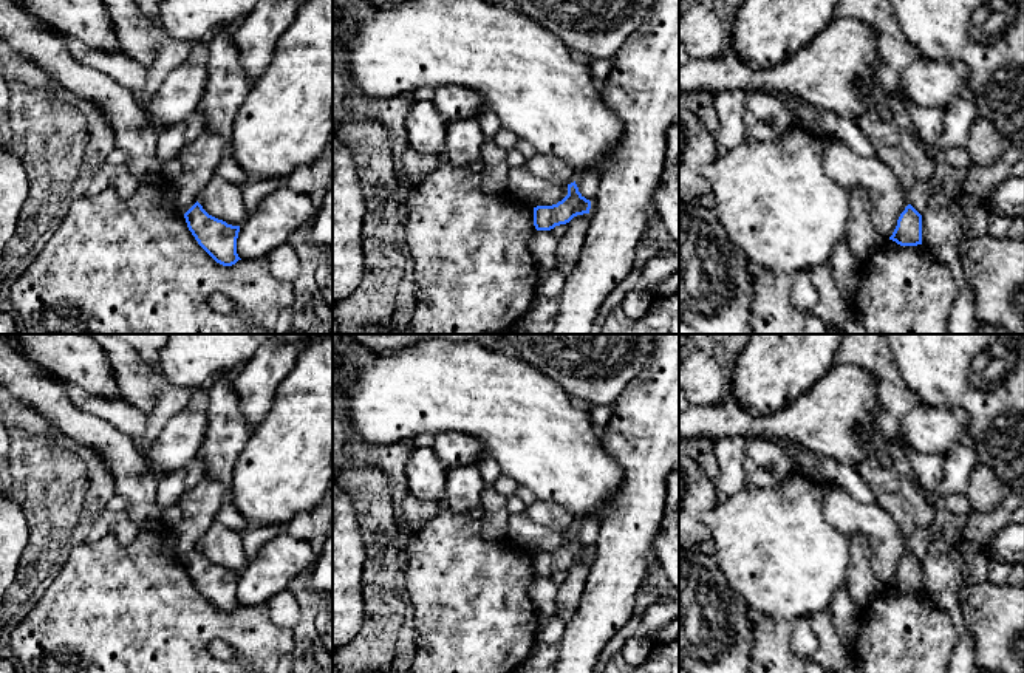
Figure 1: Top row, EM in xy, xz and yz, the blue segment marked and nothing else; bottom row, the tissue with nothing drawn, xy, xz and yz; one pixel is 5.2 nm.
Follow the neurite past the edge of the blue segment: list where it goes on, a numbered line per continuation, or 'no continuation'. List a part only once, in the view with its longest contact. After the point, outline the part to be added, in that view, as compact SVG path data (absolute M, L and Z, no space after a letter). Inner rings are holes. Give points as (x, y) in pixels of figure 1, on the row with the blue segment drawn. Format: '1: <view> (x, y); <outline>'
no continuation

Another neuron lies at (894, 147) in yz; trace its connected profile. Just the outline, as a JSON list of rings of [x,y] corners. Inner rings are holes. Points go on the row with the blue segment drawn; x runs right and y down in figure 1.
[[[866,110],[855,122],[872,144],[876,158],[896,173],[906,195],[919,181],[933,176],[936,169],[933,158],[894,121],[883,121],[874,110]]]

